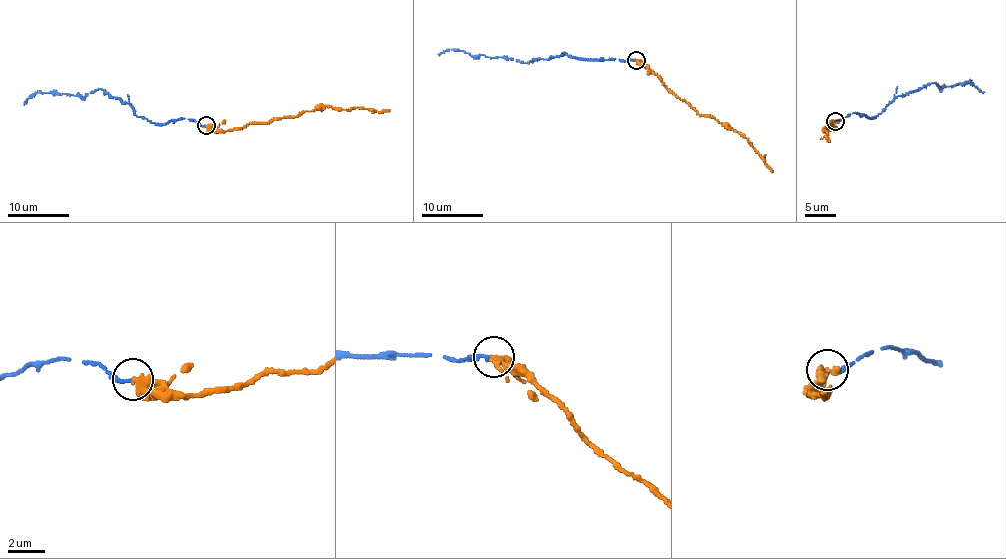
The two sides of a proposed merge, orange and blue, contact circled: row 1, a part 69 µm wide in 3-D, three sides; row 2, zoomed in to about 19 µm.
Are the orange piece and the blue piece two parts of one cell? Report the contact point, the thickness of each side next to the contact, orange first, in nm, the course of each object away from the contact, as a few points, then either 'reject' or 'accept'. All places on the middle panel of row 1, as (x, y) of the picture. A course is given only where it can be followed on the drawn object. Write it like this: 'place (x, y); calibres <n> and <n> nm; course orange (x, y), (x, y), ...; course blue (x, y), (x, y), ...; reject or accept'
place (636, 60); calibres 400 and 200 nm; course orange (636, 59), (649, 67), (667, 89), (699, 114), (710, 116), (744, 134), (773, 172); course blue (635, 59), (588, 59), (564, 53), (526, 63), (479, 54), (471, 56), (459, 50), (446, 49), (438, 54); reject

